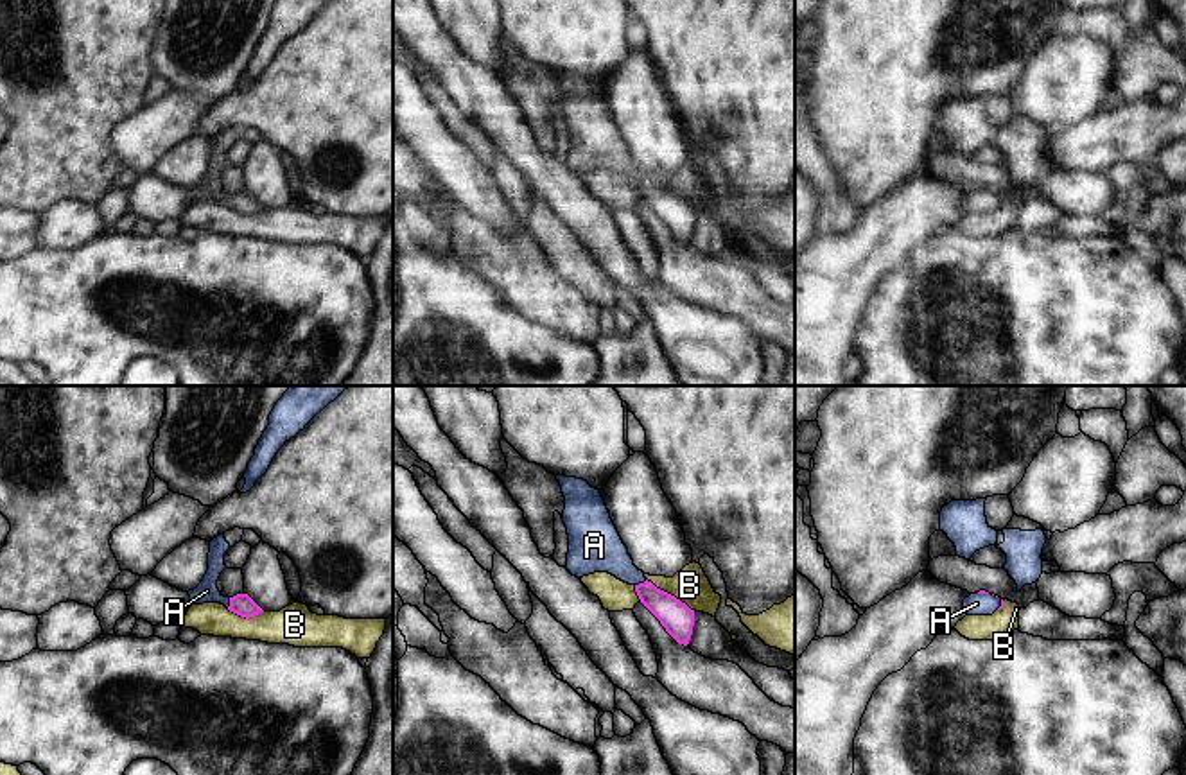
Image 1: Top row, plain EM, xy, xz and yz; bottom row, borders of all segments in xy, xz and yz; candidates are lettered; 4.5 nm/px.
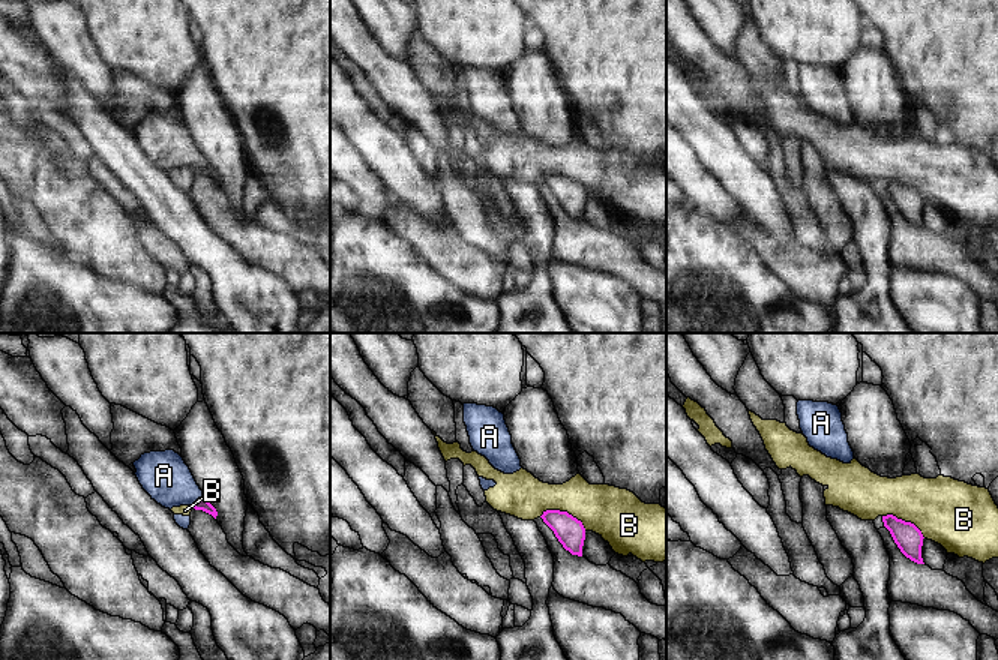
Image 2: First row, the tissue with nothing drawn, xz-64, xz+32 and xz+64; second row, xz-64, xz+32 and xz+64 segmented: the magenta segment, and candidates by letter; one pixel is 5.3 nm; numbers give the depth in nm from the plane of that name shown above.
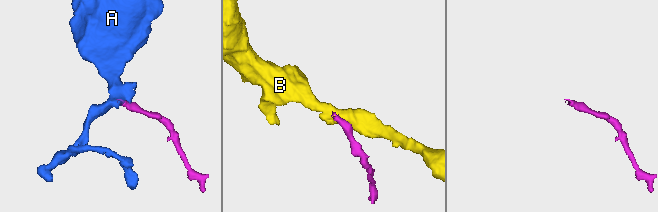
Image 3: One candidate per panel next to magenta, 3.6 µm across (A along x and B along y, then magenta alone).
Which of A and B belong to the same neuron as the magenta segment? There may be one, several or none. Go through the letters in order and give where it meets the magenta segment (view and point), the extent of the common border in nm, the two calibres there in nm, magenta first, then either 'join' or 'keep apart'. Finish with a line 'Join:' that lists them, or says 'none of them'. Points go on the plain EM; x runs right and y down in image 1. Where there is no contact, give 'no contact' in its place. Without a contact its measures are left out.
A: contact xz (641, 182); length 60 nm; calibres 150 and 220 nm; join
B: contact xz (670, 192); length 260 nm; calibres 150 and 160 nm; keep apart
Join: A

